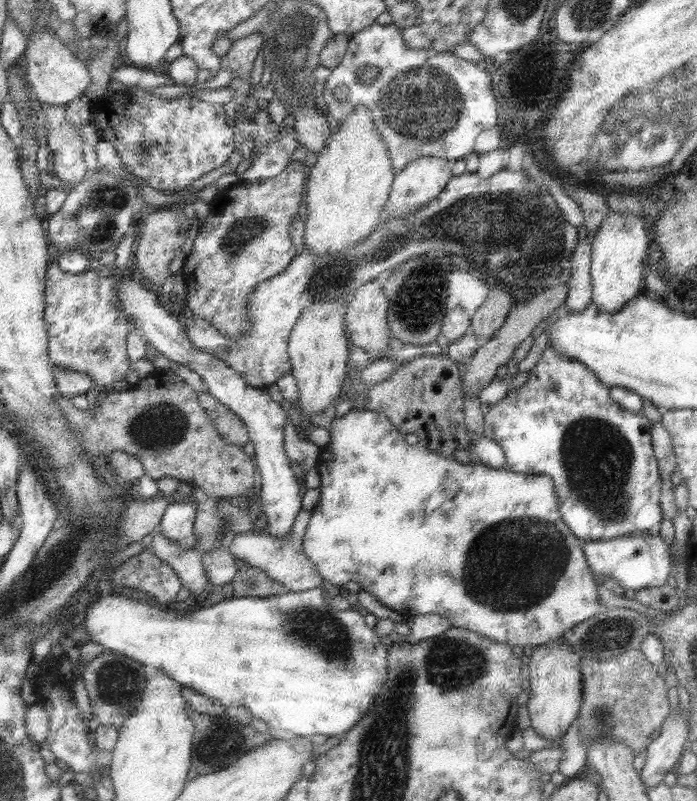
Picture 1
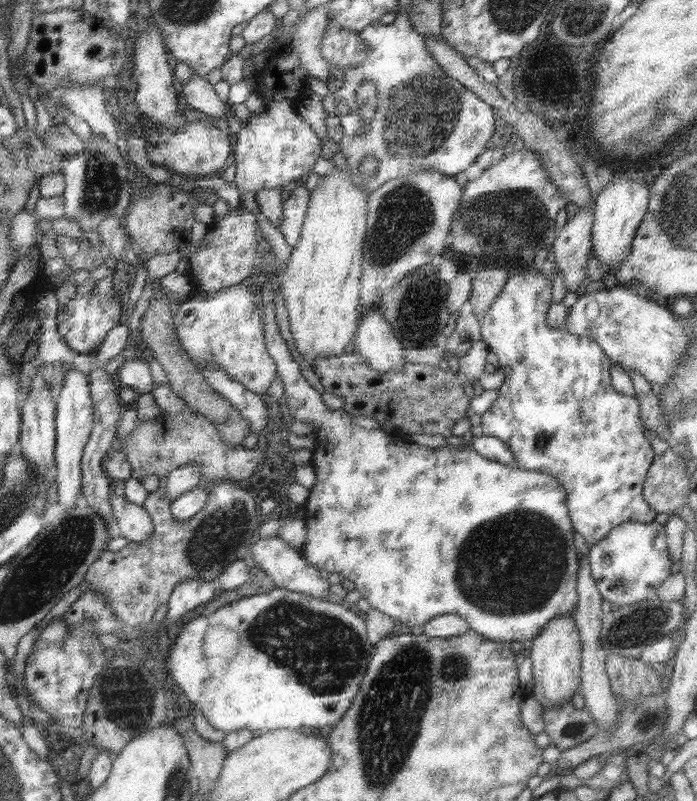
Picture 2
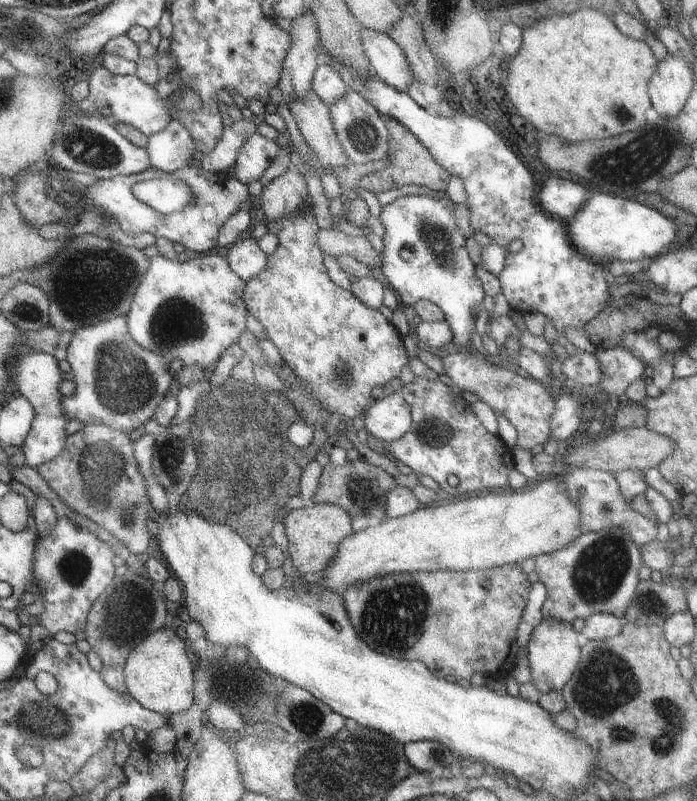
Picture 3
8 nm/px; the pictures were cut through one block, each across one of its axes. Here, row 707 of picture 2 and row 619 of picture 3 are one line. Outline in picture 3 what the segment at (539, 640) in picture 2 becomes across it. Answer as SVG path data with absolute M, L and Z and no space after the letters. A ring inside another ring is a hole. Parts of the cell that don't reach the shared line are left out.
M543 618L537 628L533 628L531 638L527 640L527 660L529 660L529 670L531 670L531 684L539 694L545 692L559 692L571 674L577 668L577 662L581 658L581 644L583 638L579 632L573 630L573 624L563 622L563 620L553 620L553 618Z

